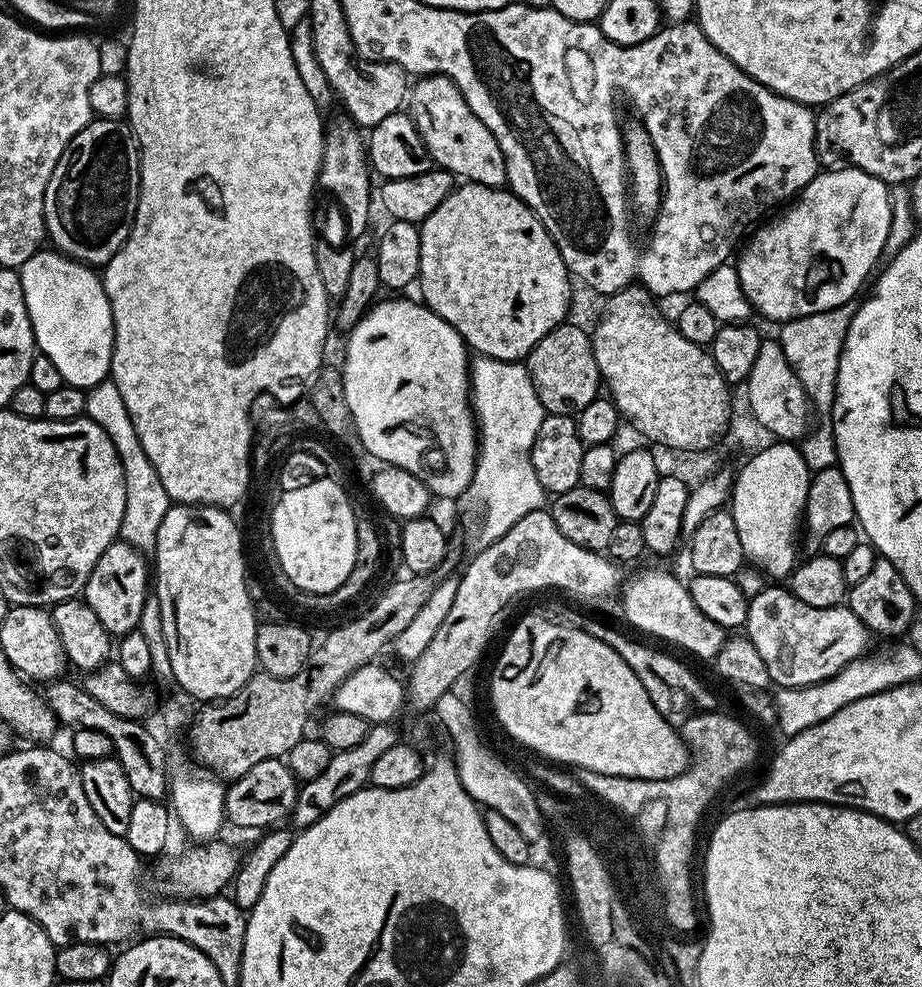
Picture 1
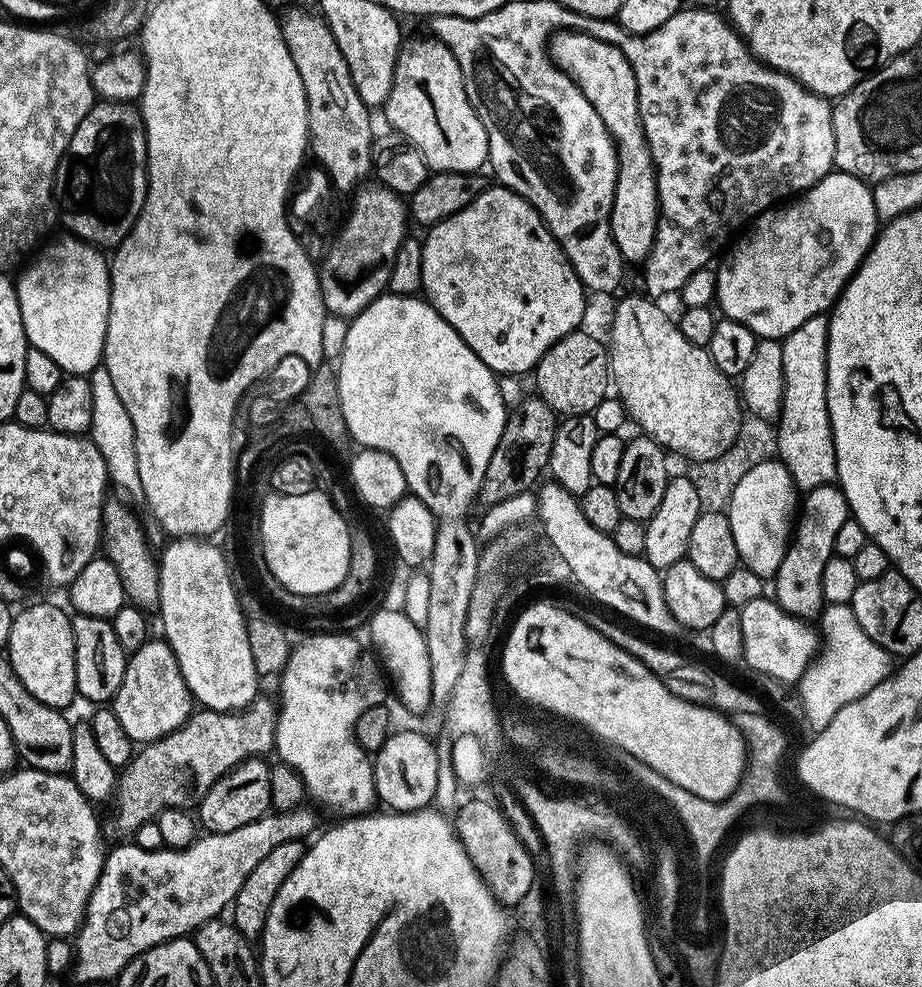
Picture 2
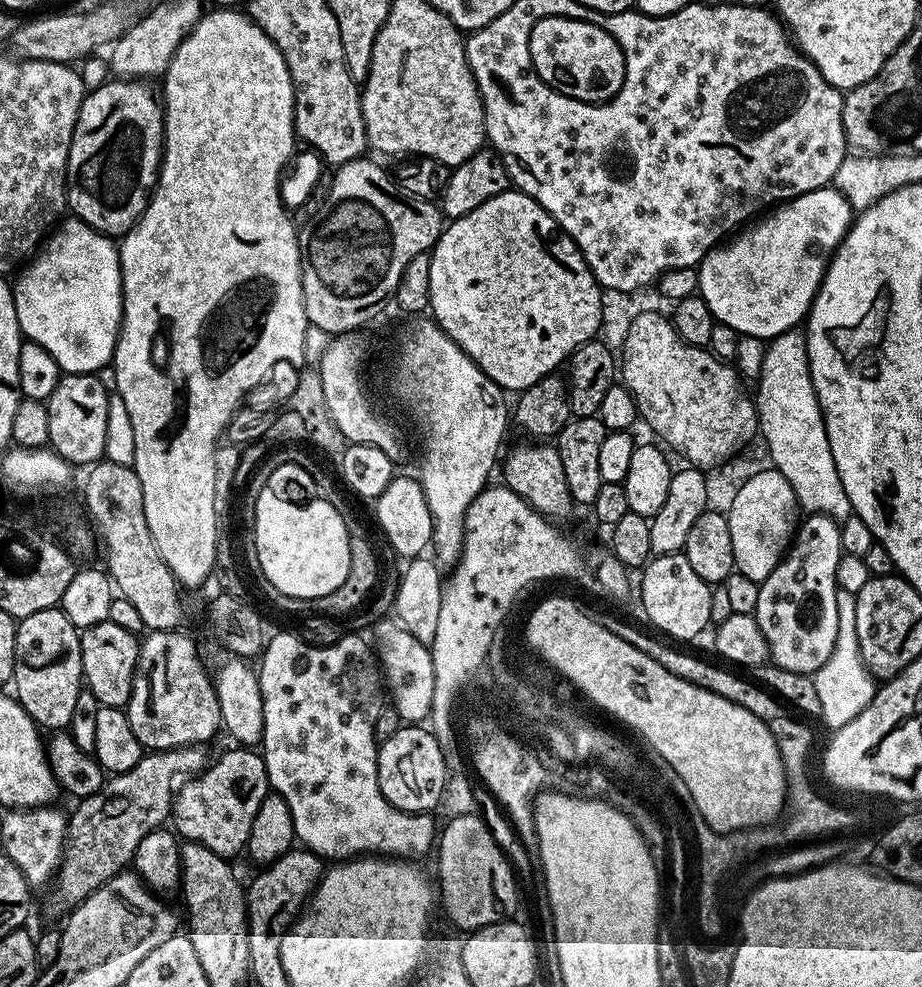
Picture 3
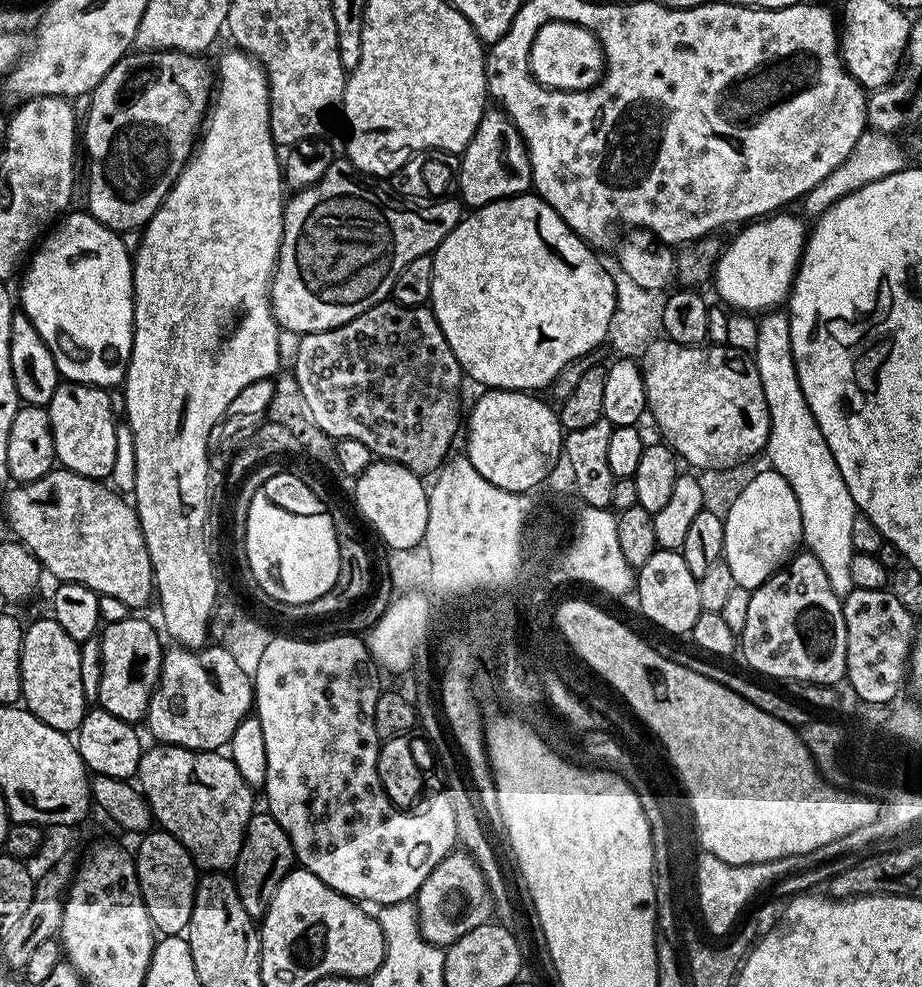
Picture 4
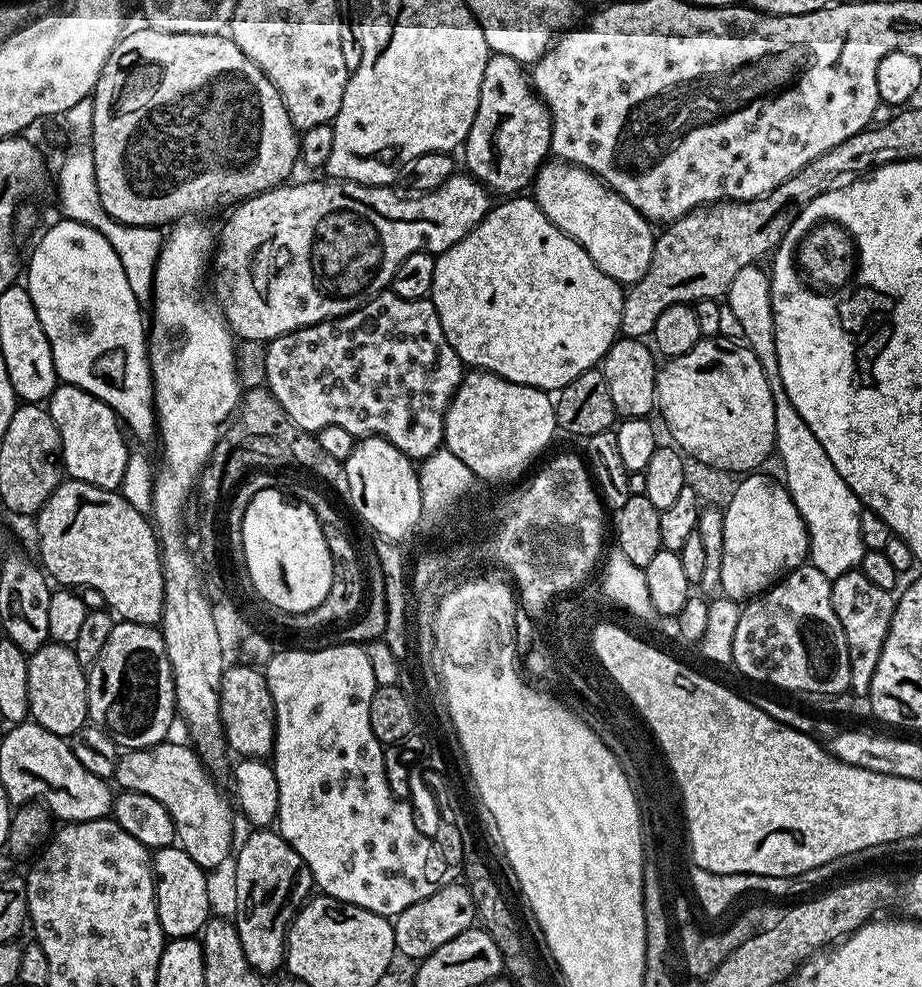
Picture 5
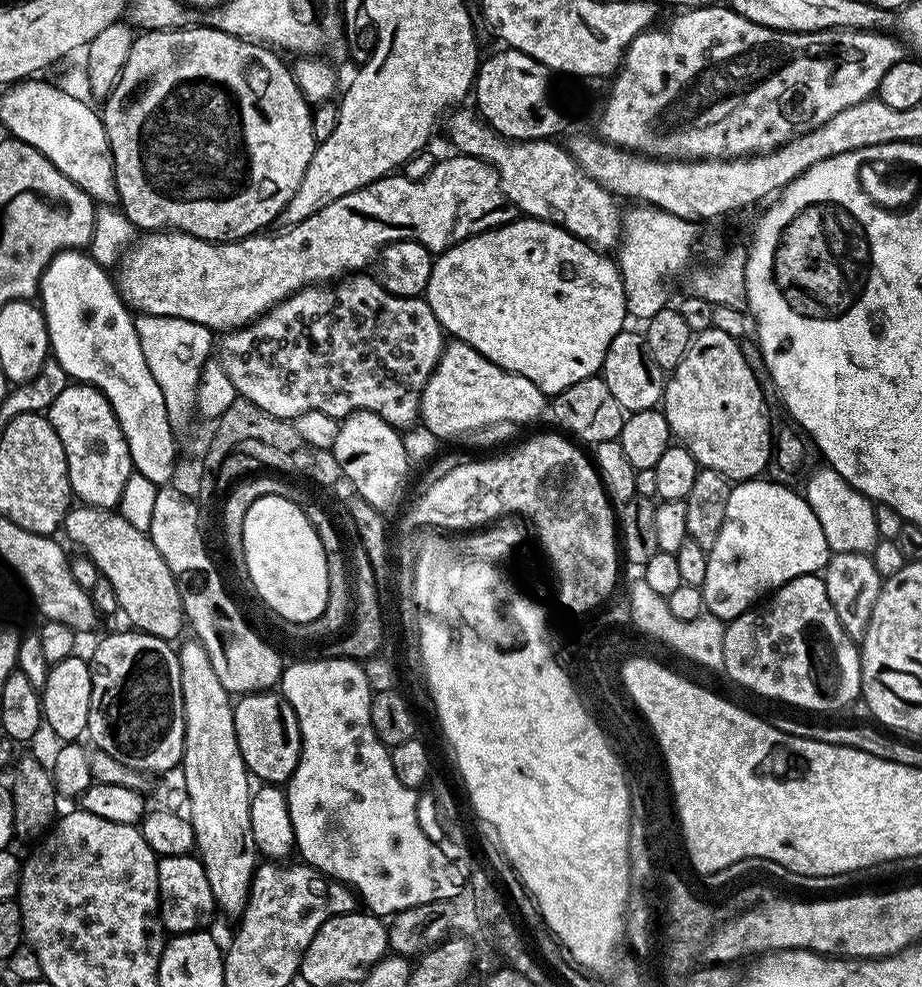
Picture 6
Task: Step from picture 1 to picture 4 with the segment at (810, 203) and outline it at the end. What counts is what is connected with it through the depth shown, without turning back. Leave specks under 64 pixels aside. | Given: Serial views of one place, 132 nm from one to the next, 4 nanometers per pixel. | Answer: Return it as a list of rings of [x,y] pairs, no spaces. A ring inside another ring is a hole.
[[[772,214],[757,219],[740,232],[715,259],[714,285],[723,303],[729,309],[749,314],[763,314],[779,309],[787,301],[792,283],[796,280],[796,270],[804,254],[806,227],[796,216]]]

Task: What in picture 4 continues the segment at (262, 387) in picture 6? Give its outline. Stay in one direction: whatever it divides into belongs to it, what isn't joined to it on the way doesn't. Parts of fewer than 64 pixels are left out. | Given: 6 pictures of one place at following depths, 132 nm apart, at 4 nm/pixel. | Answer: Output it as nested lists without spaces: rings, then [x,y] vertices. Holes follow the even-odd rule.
[[[389,298],[340,328],[305,332],[299,340],[294,367],[298,387],[314,422],[333,441],[363,442],[373,457],[393,460],[421,478],[431,477],[449,459],[452,439],[462,428],[462,373],[431,307],[407,308]]]

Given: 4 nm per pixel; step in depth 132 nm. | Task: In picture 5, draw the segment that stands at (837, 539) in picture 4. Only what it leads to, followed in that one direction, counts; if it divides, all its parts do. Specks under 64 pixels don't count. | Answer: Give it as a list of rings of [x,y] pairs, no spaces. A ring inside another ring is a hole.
[[[755,263],[743,266],[730,282],[726,295],[726,306],[734,310],[744,335],[743,343],[758,358],[758,366],[768,379],[768,385],[774,398],[774,426],[776,427],[775,455],[780,455],[780,464],[784,467],[782,483],[792,496],[798,514],[804,519],[808,531],[808,560],[830,581],[837,580],[842,574],[859,569],[866,551],[862,542],[860,500],[846,486],[842,474],[834,470],[834,462],[826,454],[822,442],[814,438],[814,430],[802,422],[802,414],[794,410],[778,370],[778,354],[774,346],[774,310],[770,298],[772,285],[769,273],[764,272]]]

